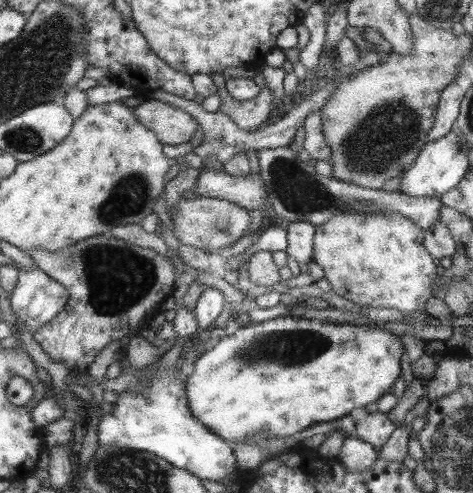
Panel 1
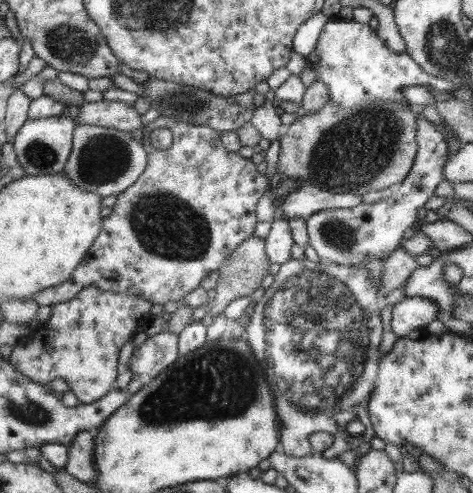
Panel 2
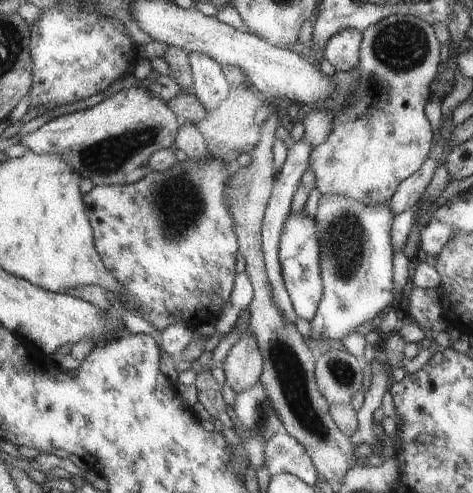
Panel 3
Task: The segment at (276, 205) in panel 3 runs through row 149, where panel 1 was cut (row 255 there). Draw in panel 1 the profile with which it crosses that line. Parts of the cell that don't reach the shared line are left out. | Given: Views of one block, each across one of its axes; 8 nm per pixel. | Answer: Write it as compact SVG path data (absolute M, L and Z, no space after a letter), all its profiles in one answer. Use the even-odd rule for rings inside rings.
M291 222L285 226L287 230L287 248L285 252L301 266L309 264L313 258L313 236L315 224L313 222Z

